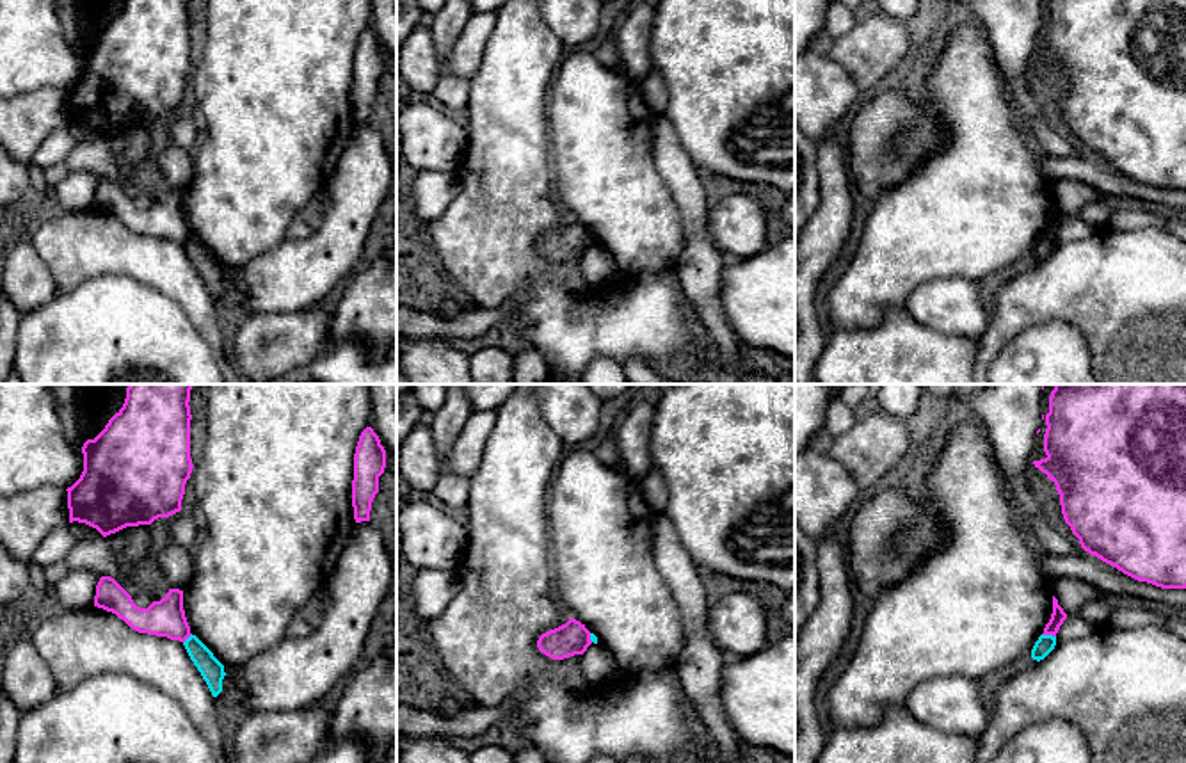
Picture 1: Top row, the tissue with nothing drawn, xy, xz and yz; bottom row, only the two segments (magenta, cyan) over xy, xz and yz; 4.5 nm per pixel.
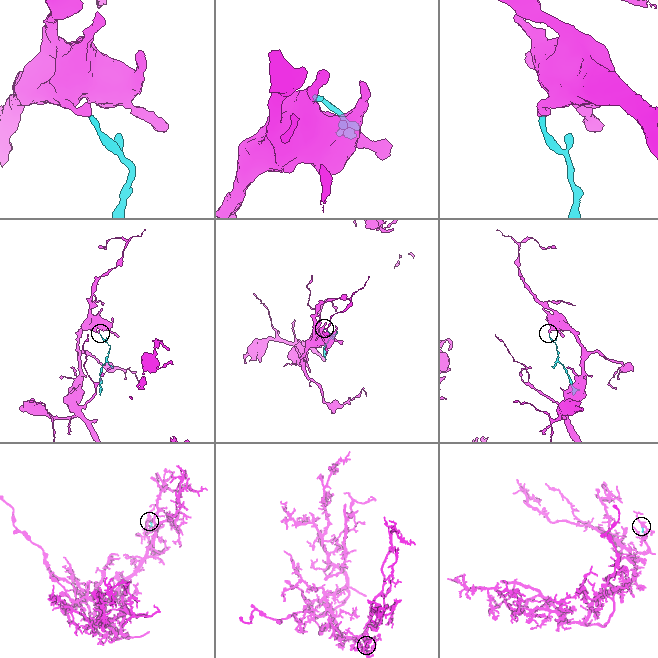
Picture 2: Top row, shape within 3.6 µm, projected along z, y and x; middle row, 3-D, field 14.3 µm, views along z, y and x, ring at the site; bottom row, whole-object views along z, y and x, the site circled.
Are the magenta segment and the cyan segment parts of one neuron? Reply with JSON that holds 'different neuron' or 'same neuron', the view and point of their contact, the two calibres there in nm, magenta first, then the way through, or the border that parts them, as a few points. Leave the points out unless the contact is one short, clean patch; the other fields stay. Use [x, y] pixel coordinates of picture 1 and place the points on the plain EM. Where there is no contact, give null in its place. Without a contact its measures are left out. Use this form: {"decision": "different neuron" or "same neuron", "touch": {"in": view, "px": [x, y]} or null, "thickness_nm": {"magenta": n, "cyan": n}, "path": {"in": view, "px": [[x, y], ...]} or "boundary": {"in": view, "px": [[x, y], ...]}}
{"decision": "different neuron", "touch": {"in": "yz", "px": [1049, 235]}, "thickness_nm": {"magenta": 70, "cyan": 80}, "boundary": {"in": "yz", "px": [[1042, 235], [1055, 239]]}}

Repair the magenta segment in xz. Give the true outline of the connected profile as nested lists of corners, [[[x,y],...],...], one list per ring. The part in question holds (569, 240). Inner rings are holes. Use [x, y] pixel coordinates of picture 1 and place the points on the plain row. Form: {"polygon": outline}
{"polygon": [[[573,219],[565,226],[542,235],[537,242],[539,253],[553,261],[583,256],[590,245],[590,233]]]}

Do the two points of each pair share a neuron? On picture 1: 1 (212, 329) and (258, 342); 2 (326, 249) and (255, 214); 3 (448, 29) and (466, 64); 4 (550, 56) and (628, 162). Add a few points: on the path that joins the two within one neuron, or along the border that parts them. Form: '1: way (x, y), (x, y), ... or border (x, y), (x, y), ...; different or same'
1: border (226, 345), (228, 356), (235, 365); different
2: border (287, 239), (258, 253), (249, 262); different
3: border (470, 18), (448, 56), (448, 68), (466, 80); different
4: border (564, 54), (550, 86), (548, 107); different

